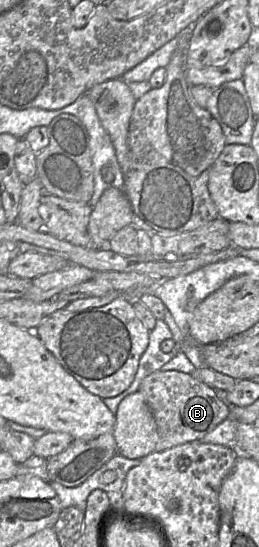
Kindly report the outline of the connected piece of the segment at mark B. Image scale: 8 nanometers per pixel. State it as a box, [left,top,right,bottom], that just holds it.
[138,370,230,452]

